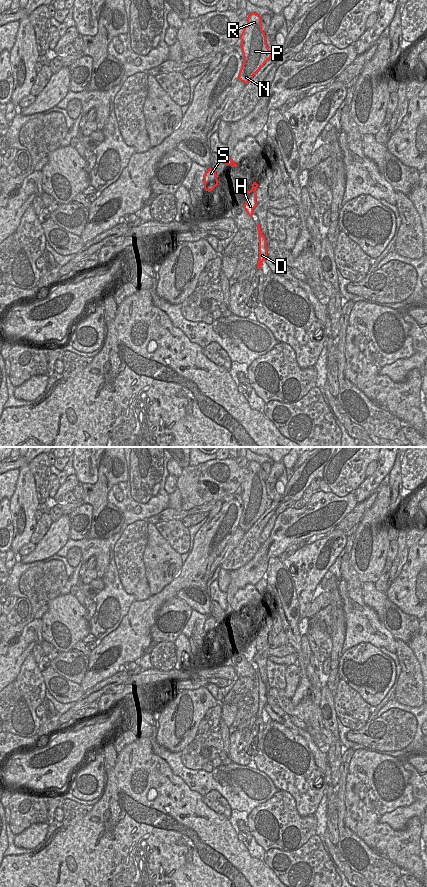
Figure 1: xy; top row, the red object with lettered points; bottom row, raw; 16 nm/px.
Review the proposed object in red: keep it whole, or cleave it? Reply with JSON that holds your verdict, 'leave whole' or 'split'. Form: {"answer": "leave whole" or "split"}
{"answer": "split"}

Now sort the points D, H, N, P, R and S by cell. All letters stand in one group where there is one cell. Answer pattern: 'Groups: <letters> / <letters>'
Groups: D H / N P R S

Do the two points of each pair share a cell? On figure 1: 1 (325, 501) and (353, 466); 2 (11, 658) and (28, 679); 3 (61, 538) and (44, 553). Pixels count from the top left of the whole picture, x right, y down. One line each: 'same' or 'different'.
1: different
2: different
3: same

